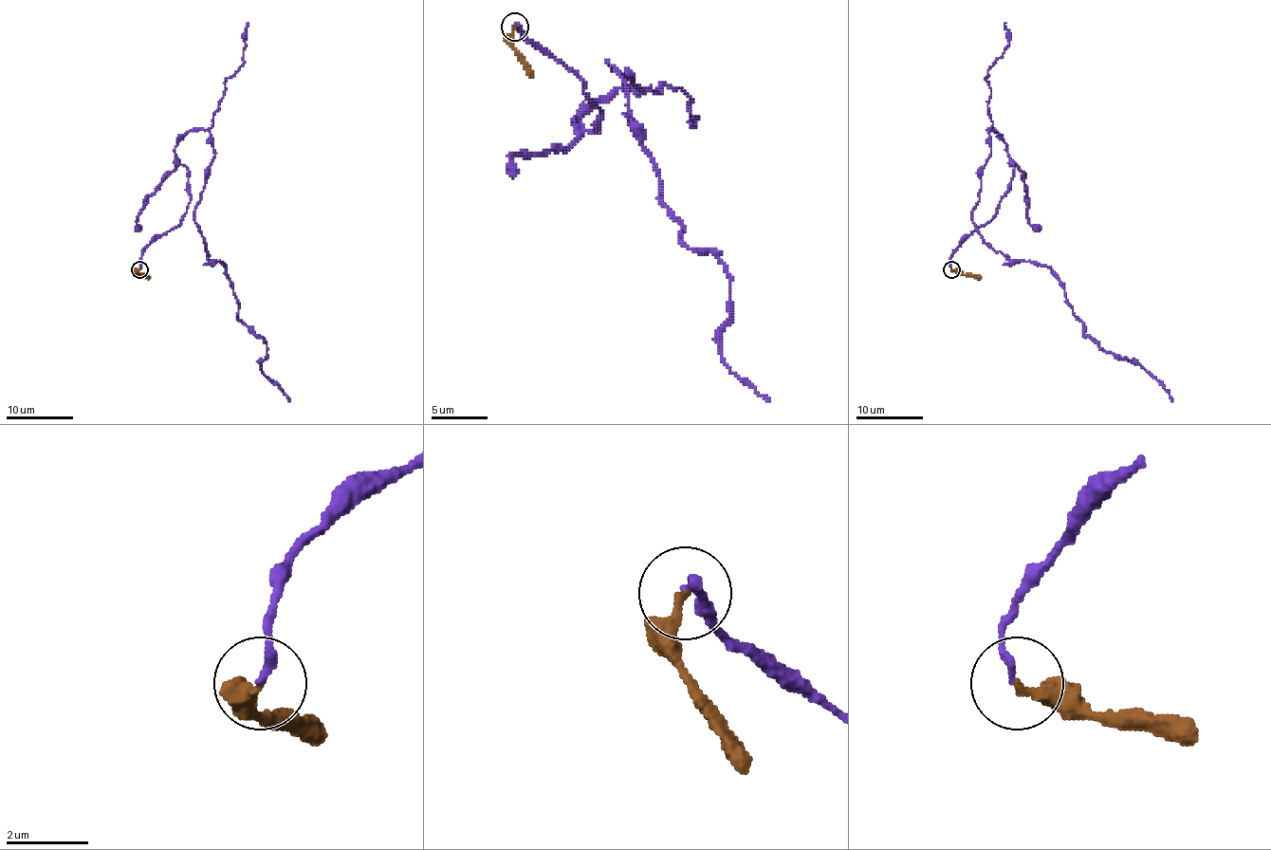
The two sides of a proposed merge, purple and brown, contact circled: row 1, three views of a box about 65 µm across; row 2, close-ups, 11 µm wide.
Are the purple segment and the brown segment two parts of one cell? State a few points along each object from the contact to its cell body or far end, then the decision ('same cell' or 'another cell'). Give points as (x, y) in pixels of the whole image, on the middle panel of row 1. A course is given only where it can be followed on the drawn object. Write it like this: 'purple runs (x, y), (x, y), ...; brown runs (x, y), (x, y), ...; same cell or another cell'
purple runs (515, 26), (589, 133), (642, 91), (609, 63), (729, 280), (721, 361), (769, 401); brown runs (515, 26), (515, 54), (532, 77); same cell

